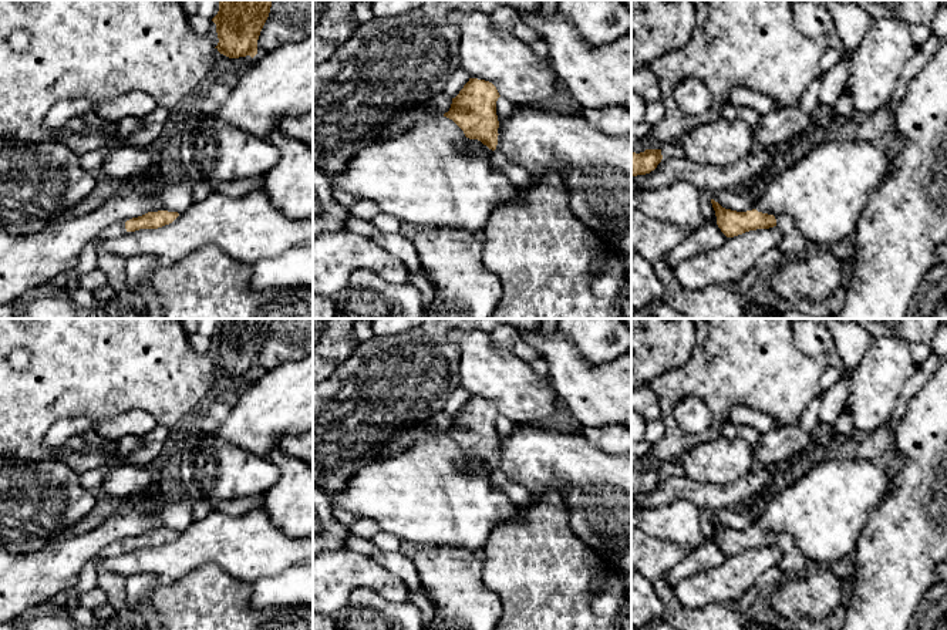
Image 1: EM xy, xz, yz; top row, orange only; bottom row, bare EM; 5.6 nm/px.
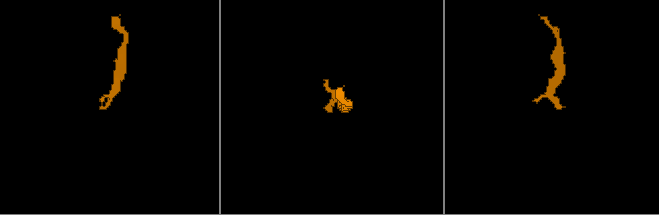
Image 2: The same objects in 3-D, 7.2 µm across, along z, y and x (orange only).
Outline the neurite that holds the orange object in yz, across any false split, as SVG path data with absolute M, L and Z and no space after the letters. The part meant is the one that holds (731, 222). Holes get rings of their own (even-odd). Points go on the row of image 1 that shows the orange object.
M711 199L717 216L717 225L727 237L734 237L749 230L769 229L776 226L782 232L779 249L786 260L803 257L810 245L805 240L793 219L788 215L768 215L756 209L737 212L722 208Z

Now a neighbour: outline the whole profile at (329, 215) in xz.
M313 166L313 239L324 232L344 229L351 216L348 208L333 198L333 188L328 176Z

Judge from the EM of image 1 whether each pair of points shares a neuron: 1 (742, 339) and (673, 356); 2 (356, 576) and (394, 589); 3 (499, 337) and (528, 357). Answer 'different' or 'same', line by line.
1: different
2: same
3: same

